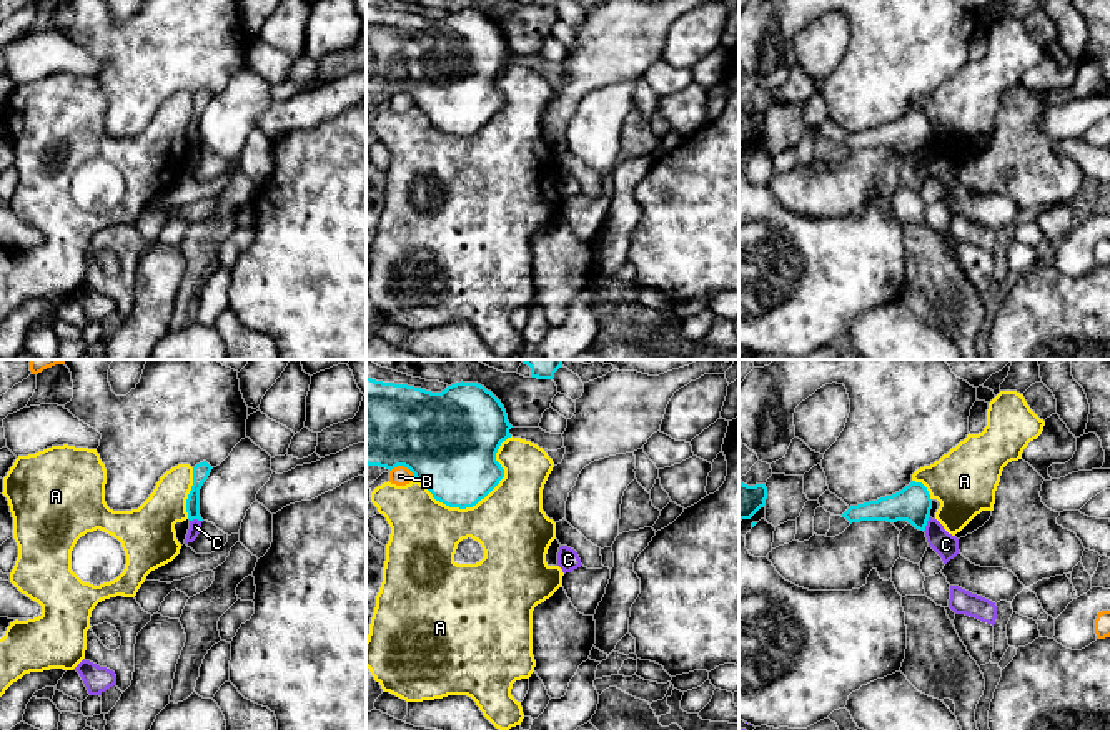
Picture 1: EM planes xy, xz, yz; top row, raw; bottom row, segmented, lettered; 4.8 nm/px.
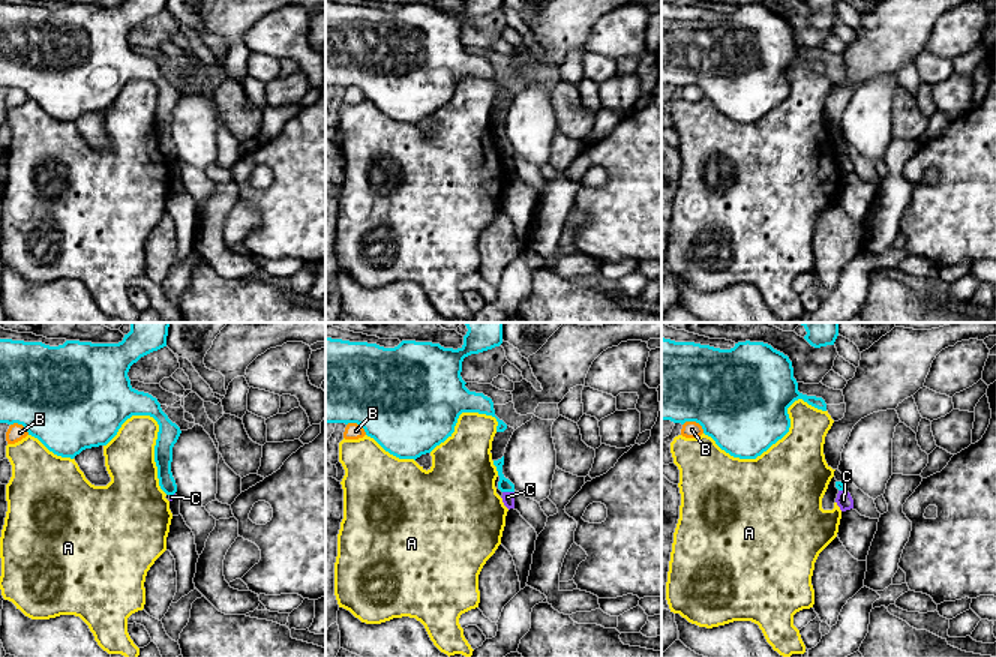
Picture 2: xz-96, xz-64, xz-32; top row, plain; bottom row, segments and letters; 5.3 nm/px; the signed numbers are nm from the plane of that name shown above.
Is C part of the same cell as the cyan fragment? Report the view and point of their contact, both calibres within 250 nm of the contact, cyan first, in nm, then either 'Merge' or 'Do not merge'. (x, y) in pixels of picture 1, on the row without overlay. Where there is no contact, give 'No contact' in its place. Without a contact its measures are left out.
Touches cyan at yz (926, 152). Thickness 170 nm (cyan) against 120 nm. Do not merge

